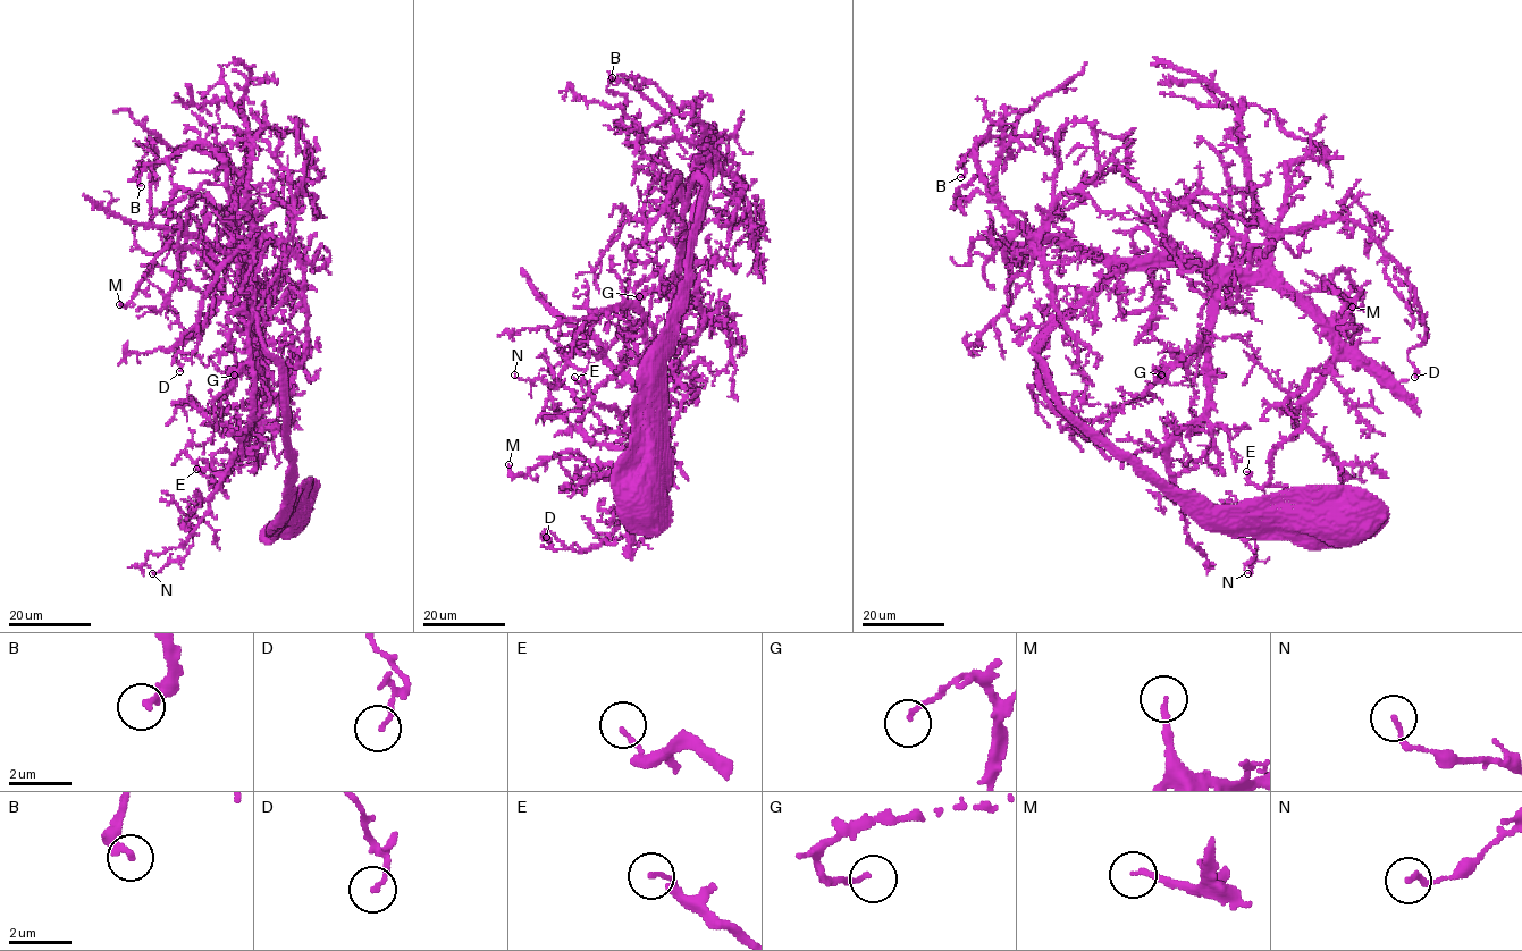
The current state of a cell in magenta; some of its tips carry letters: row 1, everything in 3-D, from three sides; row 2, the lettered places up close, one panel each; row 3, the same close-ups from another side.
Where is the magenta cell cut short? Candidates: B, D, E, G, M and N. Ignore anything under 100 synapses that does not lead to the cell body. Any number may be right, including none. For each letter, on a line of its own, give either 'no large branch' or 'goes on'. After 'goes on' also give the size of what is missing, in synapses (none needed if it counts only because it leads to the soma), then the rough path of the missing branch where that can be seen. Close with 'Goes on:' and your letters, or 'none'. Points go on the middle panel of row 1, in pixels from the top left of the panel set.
B: no large branch
D: no large branch
E: no large branch
G: no large branch
M: no large branch
N: no large branch
Goes on: none

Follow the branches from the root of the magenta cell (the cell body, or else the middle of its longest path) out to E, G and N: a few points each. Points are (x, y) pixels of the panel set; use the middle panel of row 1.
E: (644, 491), (659, 465), (670, 314), (706, 192), (699, 181), (683, 210), (644, 471), (616, 411), (574, 377)
G: (644, 491), (659, 465), (670, 314), (706, 192), (699, 181), (683, 210), (664, 348), (650, 294), (639, 296)
N: (644, 491), (699, 181), (664, 348), (633, 308), (605, 308), (558, 387), (514, 375)

